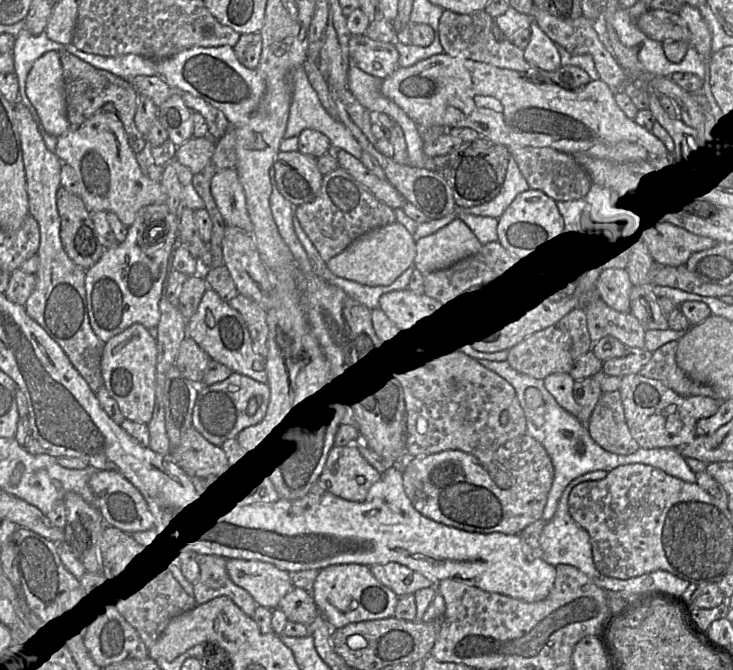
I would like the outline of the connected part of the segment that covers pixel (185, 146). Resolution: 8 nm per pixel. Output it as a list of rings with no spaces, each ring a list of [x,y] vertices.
[[[207,137],[191,138],[177,147],[175,159],[193,174],[201,172],[212,159],[216,141]]]

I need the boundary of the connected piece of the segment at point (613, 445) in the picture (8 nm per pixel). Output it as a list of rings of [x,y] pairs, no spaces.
[[[619,391],[600,395],[586,429],[591,439],[607,452],[629,455],[639,449],[626,424]]]

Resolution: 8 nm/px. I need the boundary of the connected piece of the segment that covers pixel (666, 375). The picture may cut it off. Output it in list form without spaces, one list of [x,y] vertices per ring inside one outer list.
[[[671,341],[651,352],[649,361],[638,374],[658,380],[680,396],[705,396],[714,398],[714,391],[690,379],[676,363],[677,341]]]

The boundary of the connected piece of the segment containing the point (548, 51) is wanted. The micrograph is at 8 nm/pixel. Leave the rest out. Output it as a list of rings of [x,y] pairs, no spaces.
[[[534,22],[530,26],[531,38],[524,49],[524,57],[535,68],[556,71],[561,67],[561,57],[556,44]]]

